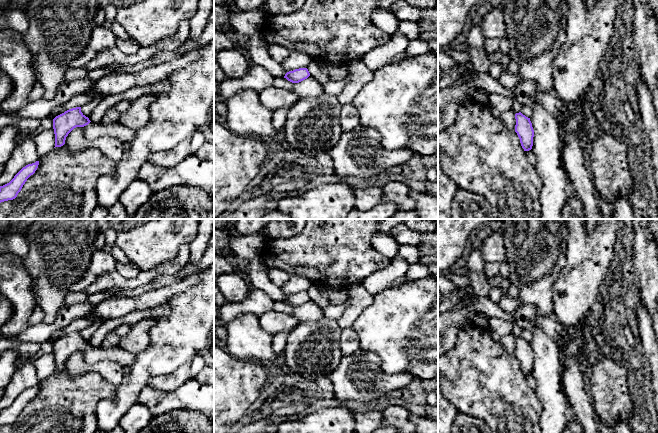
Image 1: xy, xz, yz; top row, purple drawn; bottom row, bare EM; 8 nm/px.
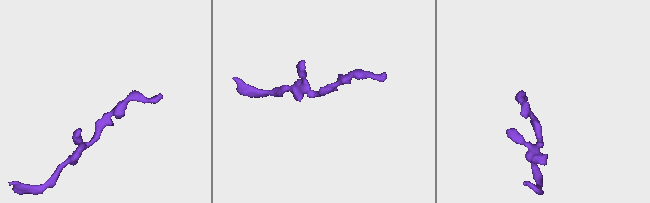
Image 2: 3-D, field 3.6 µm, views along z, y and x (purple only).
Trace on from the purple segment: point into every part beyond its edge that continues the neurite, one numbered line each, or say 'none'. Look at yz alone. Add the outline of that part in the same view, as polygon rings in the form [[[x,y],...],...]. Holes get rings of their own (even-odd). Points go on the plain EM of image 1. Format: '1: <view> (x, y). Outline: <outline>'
none

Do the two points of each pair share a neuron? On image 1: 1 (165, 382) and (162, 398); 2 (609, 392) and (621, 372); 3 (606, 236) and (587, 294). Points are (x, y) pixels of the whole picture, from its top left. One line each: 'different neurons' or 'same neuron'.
1: different neurons
2: same neuron
3: same neuron

